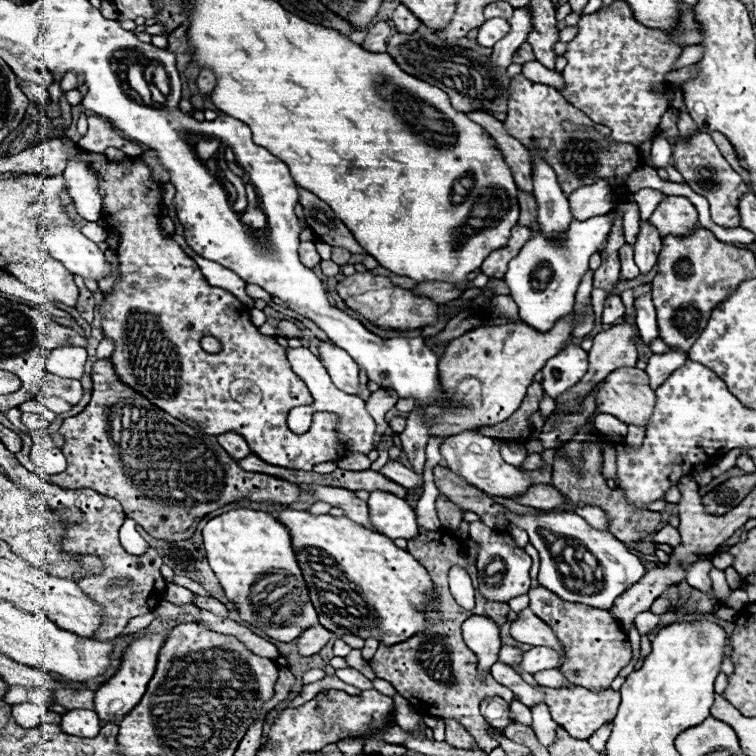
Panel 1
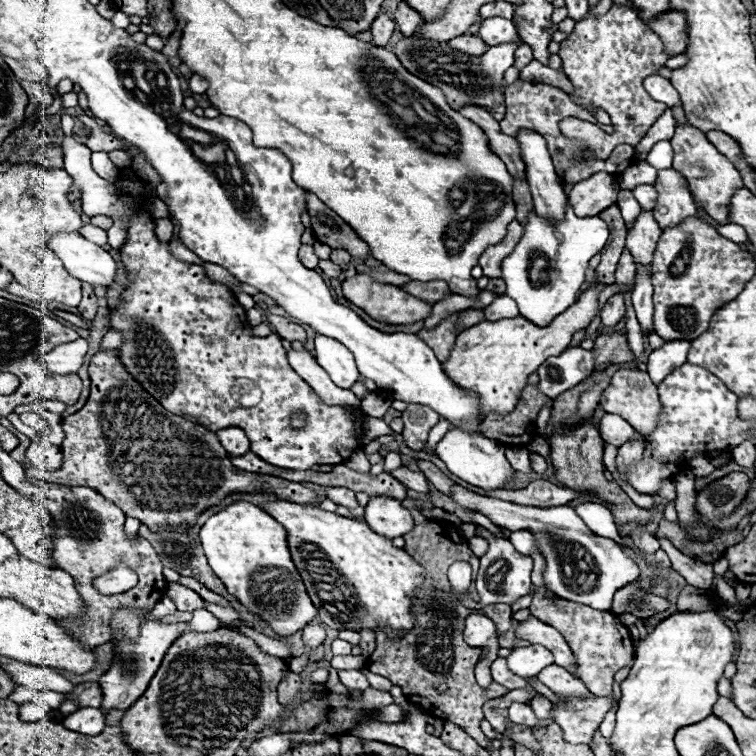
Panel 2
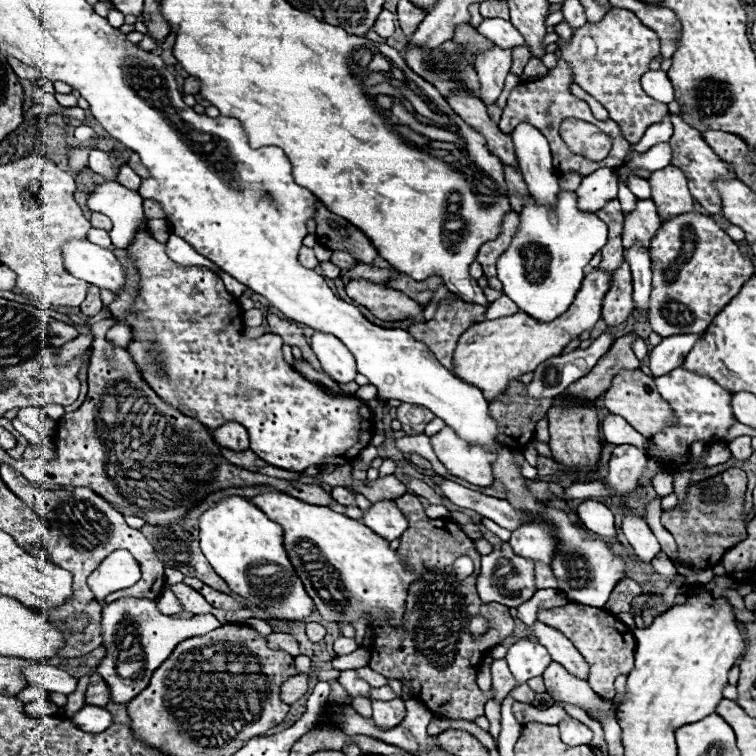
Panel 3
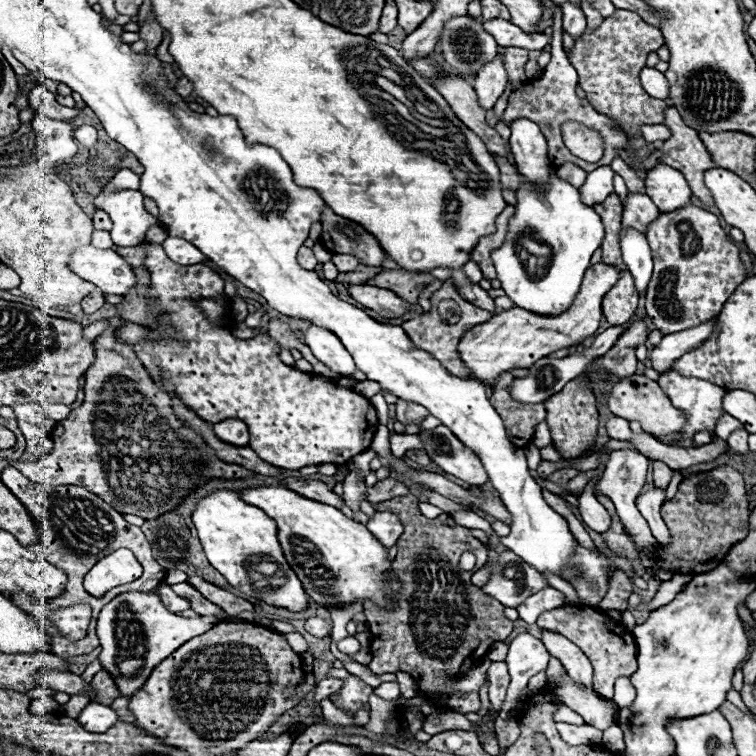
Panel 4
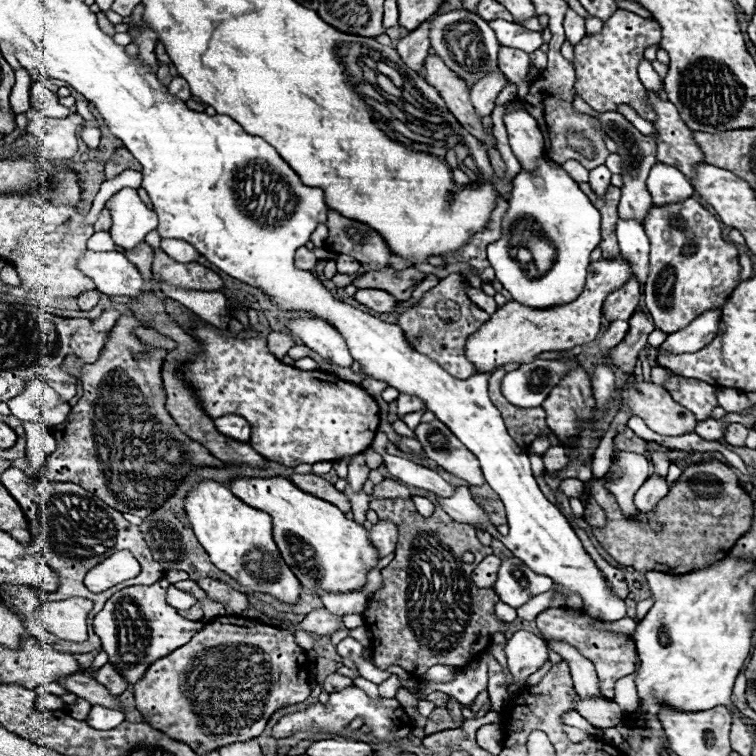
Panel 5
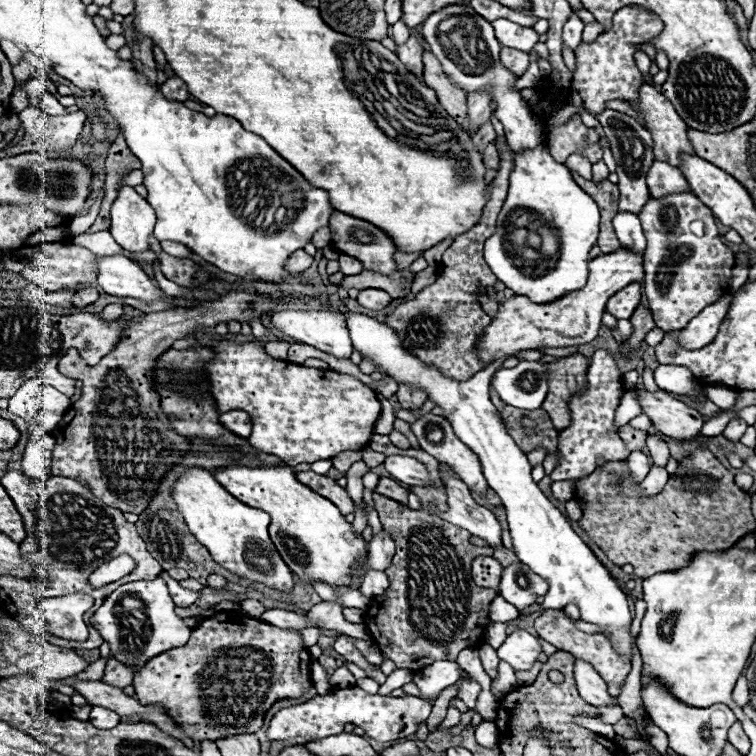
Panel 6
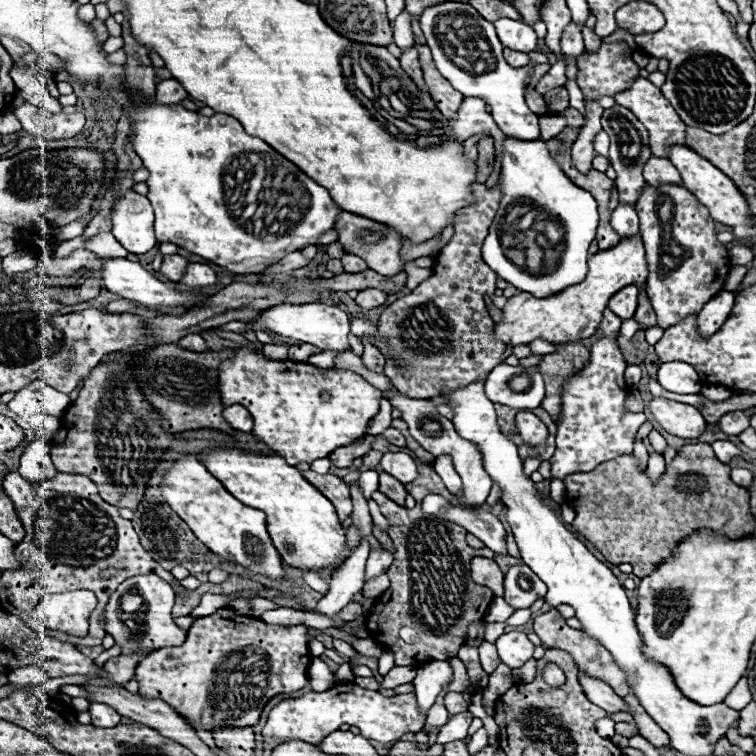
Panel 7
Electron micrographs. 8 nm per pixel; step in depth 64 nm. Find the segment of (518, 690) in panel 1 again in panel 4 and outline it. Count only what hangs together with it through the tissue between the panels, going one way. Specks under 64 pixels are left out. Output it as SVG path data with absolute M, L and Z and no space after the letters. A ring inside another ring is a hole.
M492 662L488 668L488 680L490 680L490 702L494 710L500 710L508 684L510 684L510 674L504 662ZM557 723L556 728L560 736L562 736L562 740L568 742L568 744L572 744L572 746L592 744L594 740L600 742L600 738L602 738L600 730L596 730L596 728L592 728L588 724L576 726L567 723Z

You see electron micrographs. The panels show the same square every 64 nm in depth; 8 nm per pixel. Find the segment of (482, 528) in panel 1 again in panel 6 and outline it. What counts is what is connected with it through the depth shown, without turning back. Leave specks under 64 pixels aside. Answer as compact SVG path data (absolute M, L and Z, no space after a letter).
M510 564L502 570L500 596L518 610L530 606L538 596L548 592L548 582L536 576L526 564Z

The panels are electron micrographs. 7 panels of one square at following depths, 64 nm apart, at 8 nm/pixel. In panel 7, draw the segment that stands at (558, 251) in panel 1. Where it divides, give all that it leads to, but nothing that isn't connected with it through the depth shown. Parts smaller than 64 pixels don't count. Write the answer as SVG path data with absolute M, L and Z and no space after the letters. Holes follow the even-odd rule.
M506 138L504 142L504 154L502 154L502 202L500 208L496 212L494 224L490 228L490 234L484 240L484 262L498 274L498 278L506 280L508 284L512 284L514 288L522 290L522 292L530 292L532 296L540 298L540 296L552 296L556 292L562 292L564 288L568 288L568 284L578 284L580 280L584 280L588 268L586 268L586 260L588 260L588 248L592 244L592 240L596 238L596 226L598 226L598 210L596 210L596 200L592 198L590 192L576 188L576 184L572 184L568 180L568 176L564 176L564 170L552 160L552 156L548 154L548 146L542 140L534 140L534 142L522 142L516 138ZM510 204L534 204L540 210L548 212L548 216L556 222L560 222L564 226L564 252L560 256L560 264L558 270L554 270L552 274L546 276L532 276L532 274L522 274L520 268L504 256L502 244L500 244L500 234L502 234L502 218L506 214L506 208Z

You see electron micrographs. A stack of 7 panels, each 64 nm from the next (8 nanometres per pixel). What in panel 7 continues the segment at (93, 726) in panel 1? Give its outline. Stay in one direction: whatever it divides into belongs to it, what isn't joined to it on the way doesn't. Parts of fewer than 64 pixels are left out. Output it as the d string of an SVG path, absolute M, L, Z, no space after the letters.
M92 704L90 706L90 714L92 714L92 724L100 726L100 728L114 728L120 724L120 714L106 706L106 704Z

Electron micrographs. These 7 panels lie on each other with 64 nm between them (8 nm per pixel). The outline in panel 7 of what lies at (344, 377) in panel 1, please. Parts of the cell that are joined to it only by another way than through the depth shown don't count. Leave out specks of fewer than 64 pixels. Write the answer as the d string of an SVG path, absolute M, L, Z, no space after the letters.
M280 304L280 306L268 308L262 314L258 314L254 322L260 322L264 328L268 328L280 336L312 344L320 350L338 350L338 352L350 350L350 342L348 342L350 316L334 306L326 306L326 304Z

